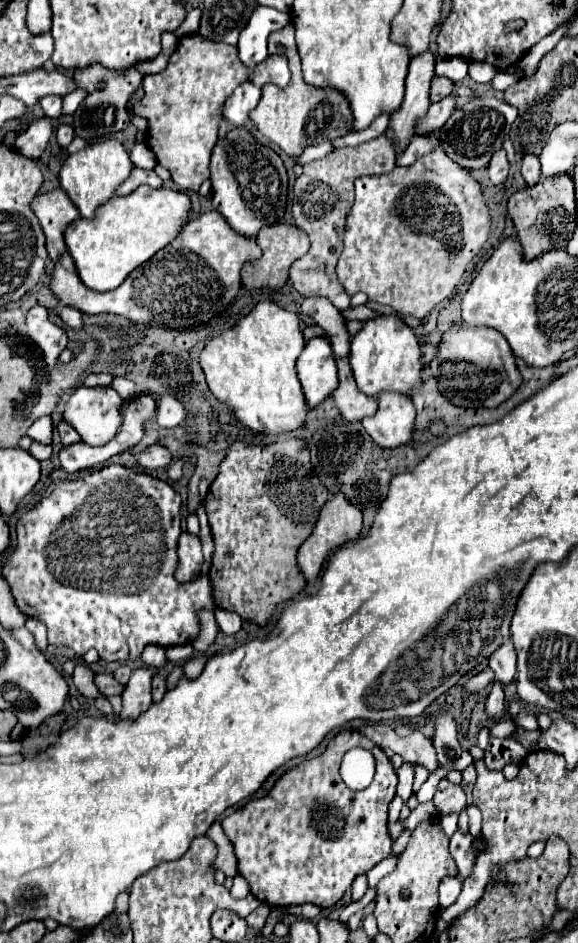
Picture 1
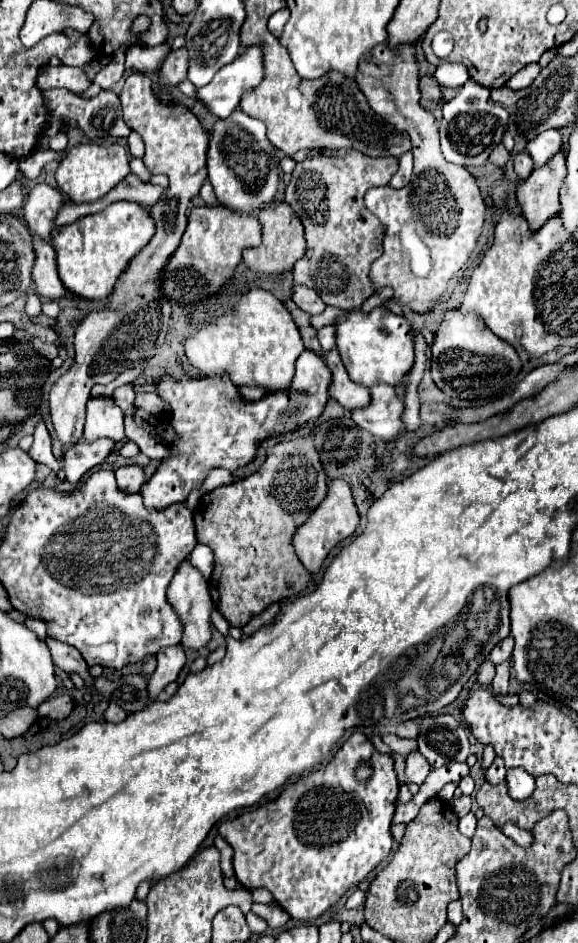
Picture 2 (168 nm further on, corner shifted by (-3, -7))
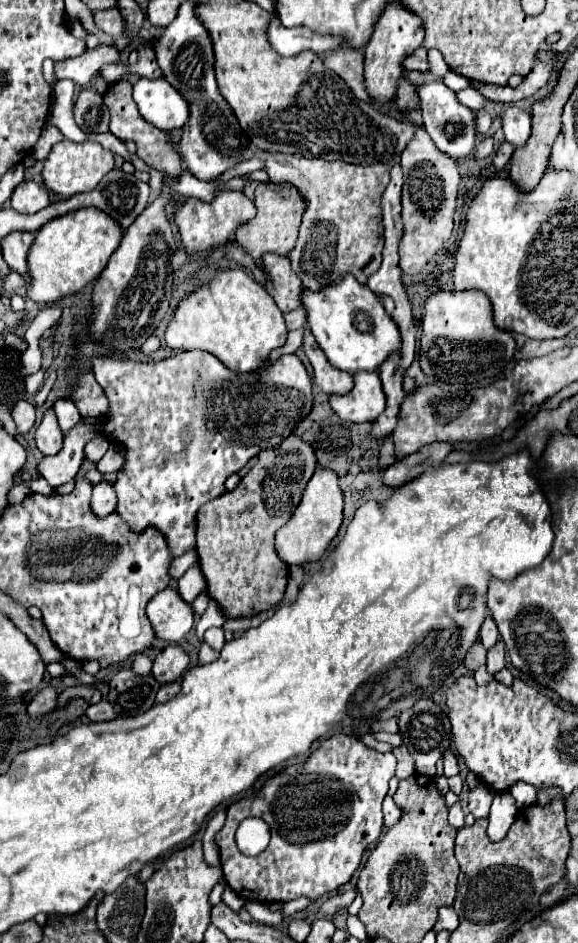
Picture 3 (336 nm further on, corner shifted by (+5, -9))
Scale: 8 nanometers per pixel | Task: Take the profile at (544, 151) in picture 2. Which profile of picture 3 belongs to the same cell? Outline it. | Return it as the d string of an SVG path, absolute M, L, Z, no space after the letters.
M507 109L503 113L503 133L505 139L513 145L513 147L523 147L529 139L529 131L531 131L531 115L521 111L521 109Z

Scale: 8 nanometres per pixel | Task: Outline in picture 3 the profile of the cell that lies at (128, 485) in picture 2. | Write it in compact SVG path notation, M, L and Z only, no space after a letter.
M101 481L95 485L93 489L93 497L91 497L91 509L97 515L107 515L117 507L117 495L113 491L113 483L109 481Z

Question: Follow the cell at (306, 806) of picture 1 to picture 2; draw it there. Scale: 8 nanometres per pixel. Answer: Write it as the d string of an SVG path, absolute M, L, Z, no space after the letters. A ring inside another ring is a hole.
M353 733L323 769L287 785L273 801L219 825L221 837L233 847L233 869L237 881L249 891L259 887L269 889L291 919L317 919L331 905L335 905L351 885L361 883L367 873L389 855L393 845L391 819L395 813L397 793L399 781L393 771L391 755L377 751L363 733ZM361 761L369 761L373 769L371 779L365 783L359 783L355 777Z

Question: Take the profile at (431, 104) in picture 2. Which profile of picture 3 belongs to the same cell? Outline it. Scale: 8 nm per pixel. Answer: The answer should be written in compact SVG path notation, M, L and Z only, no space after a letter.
M401 77L397 83L397 107L401 111L411 111L411 109L419 107L415 85L411 85L405 77Z

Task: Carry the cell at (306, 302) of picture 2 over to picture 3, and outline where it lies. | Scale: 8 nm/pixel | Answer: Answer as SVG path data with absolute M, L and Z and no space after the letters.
M267 253L263 257L263 265L265 265L267 277L269 277L267 291L275 299L277 307L285 313L301 307L301 295L305 289L303 289L299 277L291 271L289 259Z

